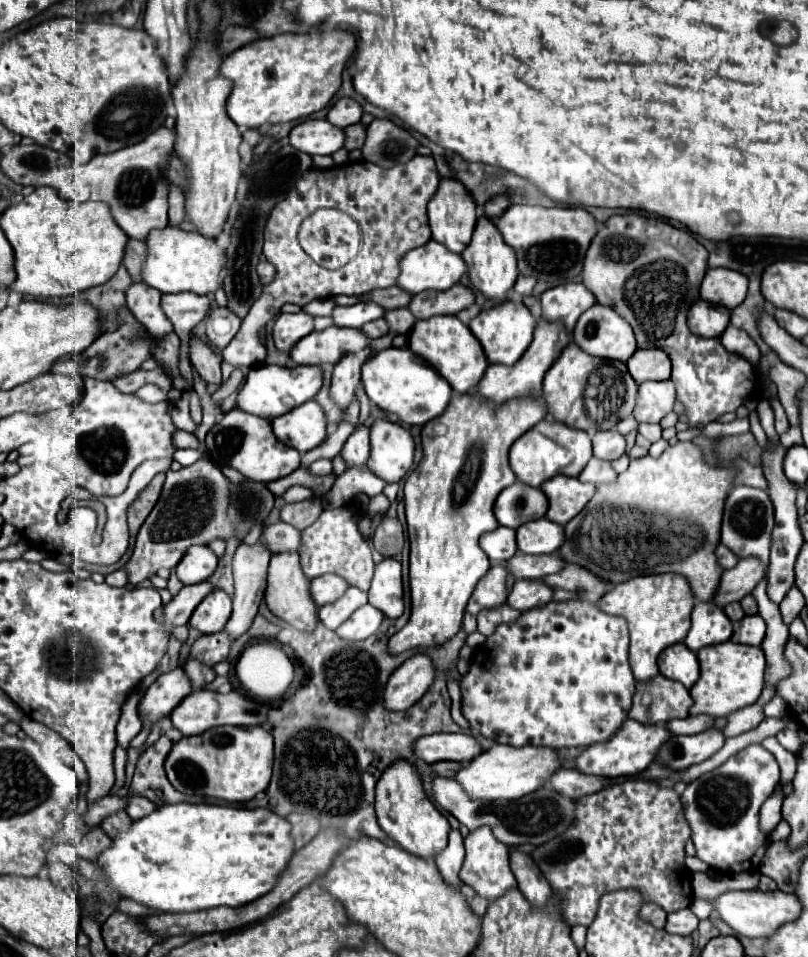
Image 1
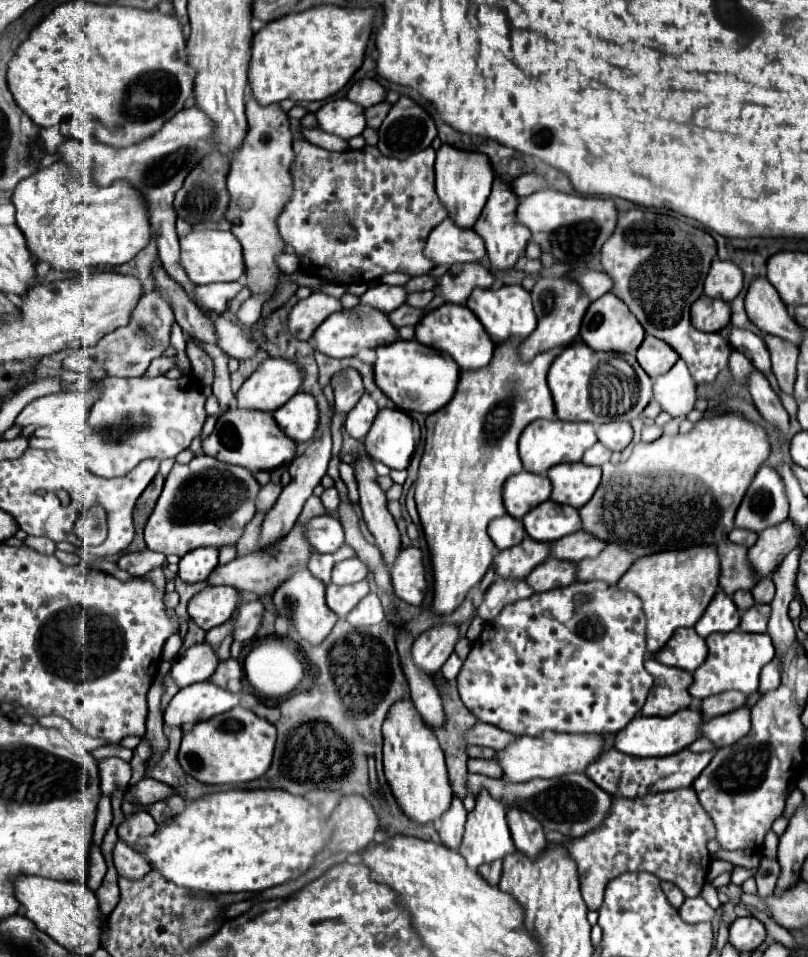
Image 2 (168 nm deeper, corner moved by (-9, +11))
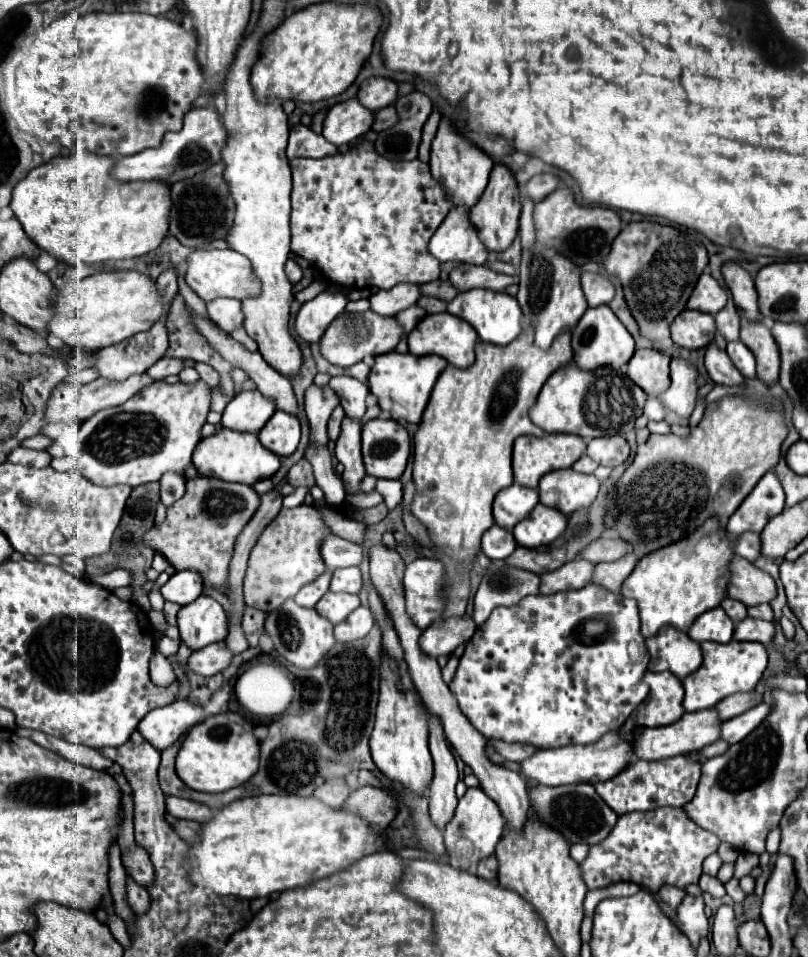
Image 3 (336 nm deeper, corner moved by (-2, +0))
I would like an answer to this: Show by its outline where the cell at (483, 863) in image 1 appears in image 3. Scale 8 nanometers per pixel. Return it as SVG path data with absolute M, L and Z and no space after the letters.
M468 789L466 795L458 801L454 819L444 829L444 845L452 865L468 871L476 867L482 859L492 857L498 841L502 839L502 833L504 817L500 817L500 809L496 809L496 803L482 789Z

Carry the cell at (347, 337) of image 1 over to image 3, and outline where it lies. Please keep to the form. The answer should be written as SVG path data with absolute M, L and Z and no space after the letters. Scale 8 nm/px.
M372 311L342 313L324 331L324 337L320 339L320 353L332 365L350 367L362 361L366 355L382 355L382 353L394 351L402 335L404 331L400 329L400 325L396 325L394 317L376 317L376 313Z

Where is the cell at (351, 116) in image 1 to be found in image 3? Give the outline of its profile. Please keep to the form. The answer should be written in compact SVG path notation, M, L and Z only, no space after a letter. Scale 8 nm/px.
M372 77L360 85L358 101L370 111L378 111L388 107L396 99L396 91L398 91L398 85L394 81Z

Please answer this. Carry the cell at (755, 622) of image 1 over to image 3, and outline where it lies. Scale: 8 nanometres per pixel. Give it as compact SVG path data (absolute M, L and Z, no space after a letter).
M746 617L740 621L734 629L734 639L736 641L758 641L758 643L768 643L774 637L774 625L764 619L752 619Z

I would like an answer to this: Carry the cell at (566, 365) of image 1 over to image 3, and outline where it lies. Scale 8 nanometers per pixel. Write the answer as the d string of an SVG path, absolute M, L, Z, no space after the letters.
M568 363L560 369L556 369L548 381L544 383L538 399L536 399L536 405L532 407L532 421L544 429L546 433L574 433L574 435L580 435L584 439L592 439L592 437L600 437L600 435L606 435L608 431L606 429L598 429L598 427L592 427L586 417L584 417L584 411L582 411L582 403L584 403L584 397L586 397L586 391L588 387L592 385L594 381L594 373L592 371L584 371L580 367L576 367L574 363Z

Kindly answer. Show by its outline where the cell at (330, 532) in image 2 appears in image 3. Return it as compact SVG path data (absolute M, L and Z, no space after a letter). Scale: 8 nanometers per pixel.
M326 535L322 539L320 553L322 553L324 565L332 571L338 567L360 565L360 561L362 561L362 547L358 543L346 541L338 535Z

